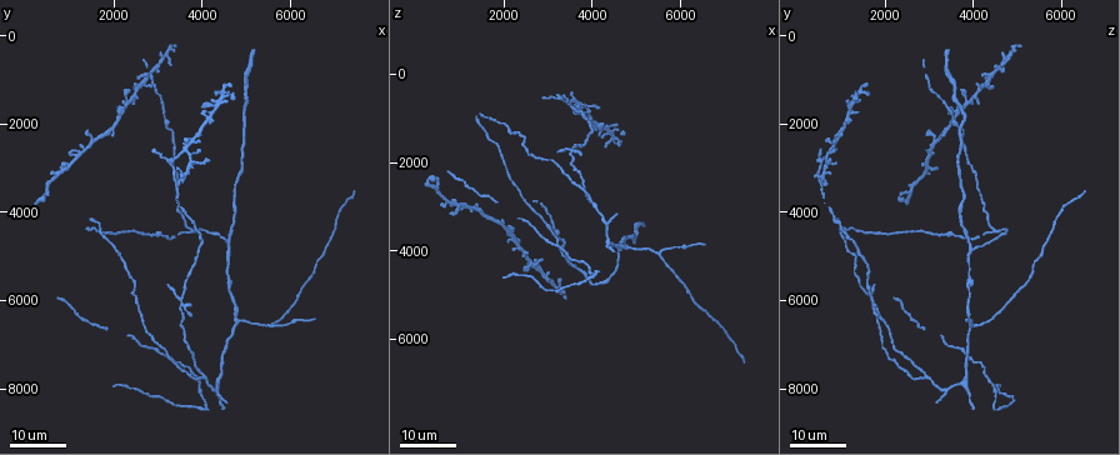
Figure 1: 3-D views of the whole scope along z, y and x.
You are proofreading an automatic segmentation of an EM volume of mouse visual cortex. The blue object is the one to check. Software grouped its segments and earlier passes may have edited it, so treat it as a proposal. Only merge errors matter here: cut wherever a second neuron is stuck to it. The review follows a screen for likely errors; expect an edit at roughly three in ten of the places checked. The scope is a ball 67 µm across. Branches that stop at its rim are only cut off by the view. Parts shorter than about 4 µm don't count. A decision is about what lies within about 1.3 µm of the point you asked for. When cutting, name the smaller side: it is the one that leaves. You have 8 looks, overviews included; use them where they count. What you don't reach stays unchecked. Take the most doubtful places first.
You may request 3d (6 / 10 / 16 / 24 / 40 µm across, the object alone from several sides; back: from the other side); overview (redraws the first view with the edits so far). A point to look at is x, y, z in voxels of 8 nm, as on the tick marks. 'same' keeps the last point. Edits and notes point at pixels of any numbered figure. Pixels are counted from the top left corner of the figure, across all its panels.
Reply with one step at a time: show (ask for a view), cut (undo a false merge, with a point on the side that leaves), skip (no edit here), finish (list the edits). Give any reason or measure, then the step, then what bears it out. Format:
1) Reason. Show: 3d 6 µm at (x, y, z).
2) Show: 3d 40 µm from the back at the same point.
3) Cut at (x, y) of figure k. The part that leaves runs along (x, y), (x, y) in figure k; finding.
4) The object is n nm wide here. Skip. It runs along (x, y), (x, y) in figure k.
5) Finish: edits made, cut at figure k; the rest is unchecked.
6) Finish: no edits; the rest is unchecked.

A fork. Show: 3d 16 µm at (3700, 4450, 4500).

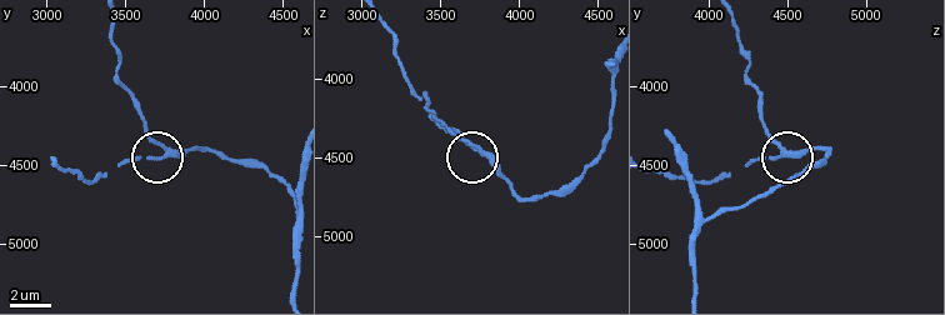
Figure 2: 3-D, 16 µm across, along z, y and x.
Zoom in. Show: 3d 10 µm at (3760, 4420, 4480).

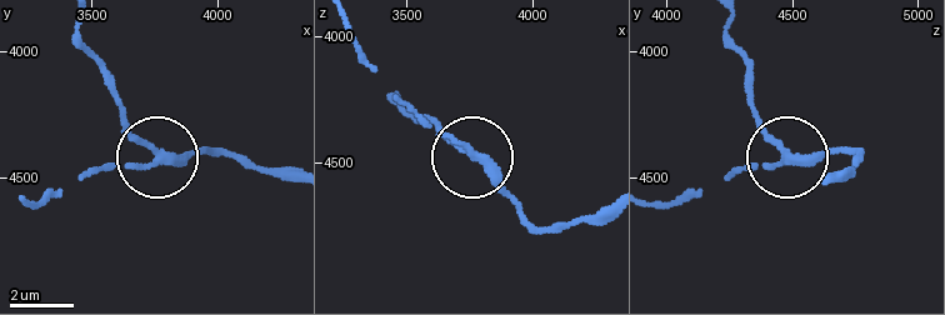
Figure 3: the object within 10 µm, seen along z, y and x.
3 arms meet here. Skip. It runs along (603, 206), (555, 225), (530, 223), (483, 161), (413, 108) in figure 3; one neuron here.

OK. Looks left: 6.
Show: 3d 24 µm at (4800, 6550, 3950).

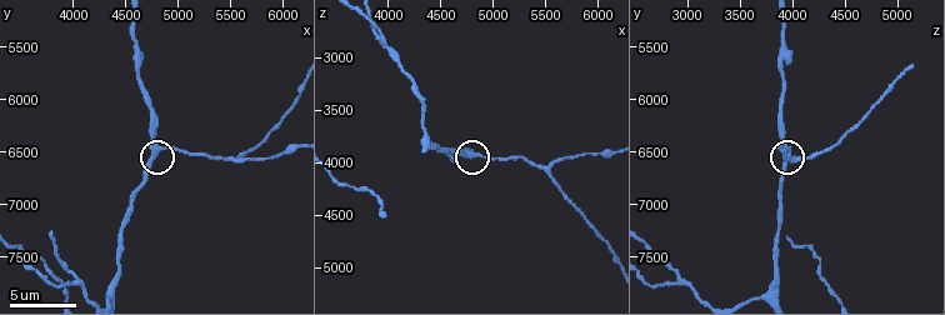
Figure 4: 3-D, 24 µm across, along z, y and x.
Show: 3d 6 µm at (4760, 6520, 3960).

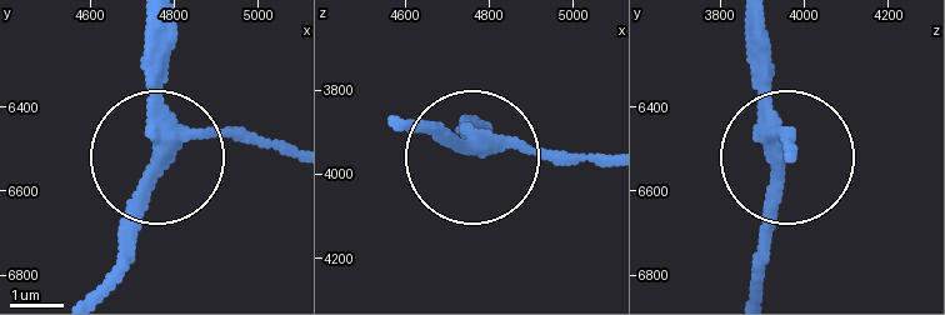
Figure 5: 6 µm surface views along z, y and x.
3 arms meet here. Skip. It runs along (473, 145), (418, 126) in figure 5; one neuron here.

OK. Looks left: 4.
Two arms in line, one across. Show: 3d 10 µm at (4000, 7720, 2900).

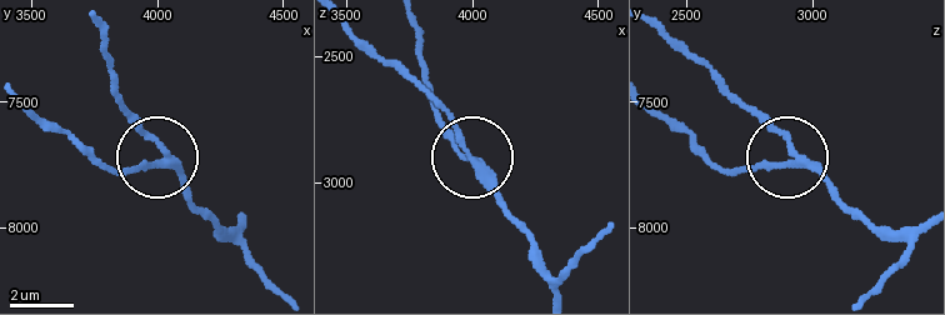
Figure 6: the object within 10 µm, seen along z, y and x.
3 arms meet here. Skip. It runs along (244, 216), (235, 230), (219, 226), (163, 163), (109, 173) in figure 6; continuous, no second neuron.

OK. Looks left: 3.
A fork. Show: 3d 24 µm at (4400, 7850, 3750).

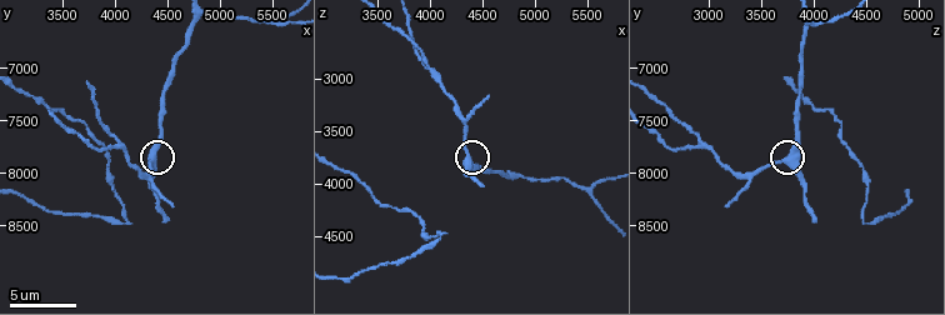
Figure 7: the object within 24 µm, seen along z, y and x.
Closer look. Show: 3d 10 µm at (4380, 7900, 3740).

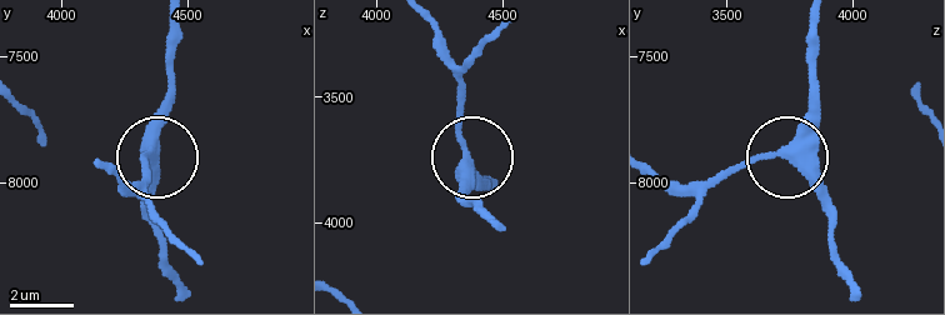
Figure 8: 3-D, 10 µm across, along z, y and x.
Show: 3d 10 µm from the back at (4360, 7880, 3740).

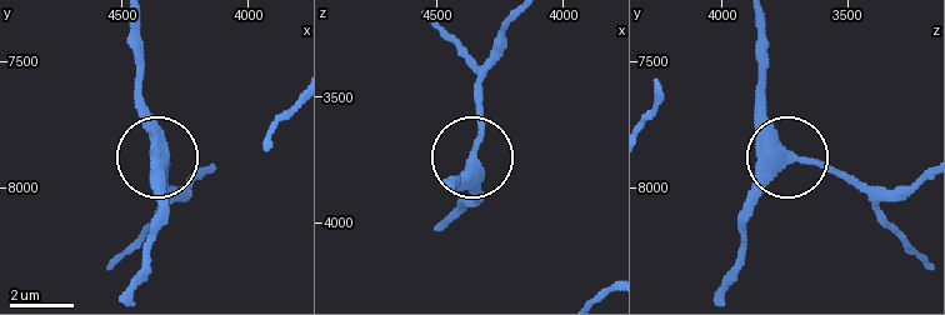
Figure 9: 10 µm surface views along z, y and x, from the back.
3 arms meet here. Skip. One neuron here.

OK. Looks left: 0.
Finish: no edits; the rest is unchecked.

